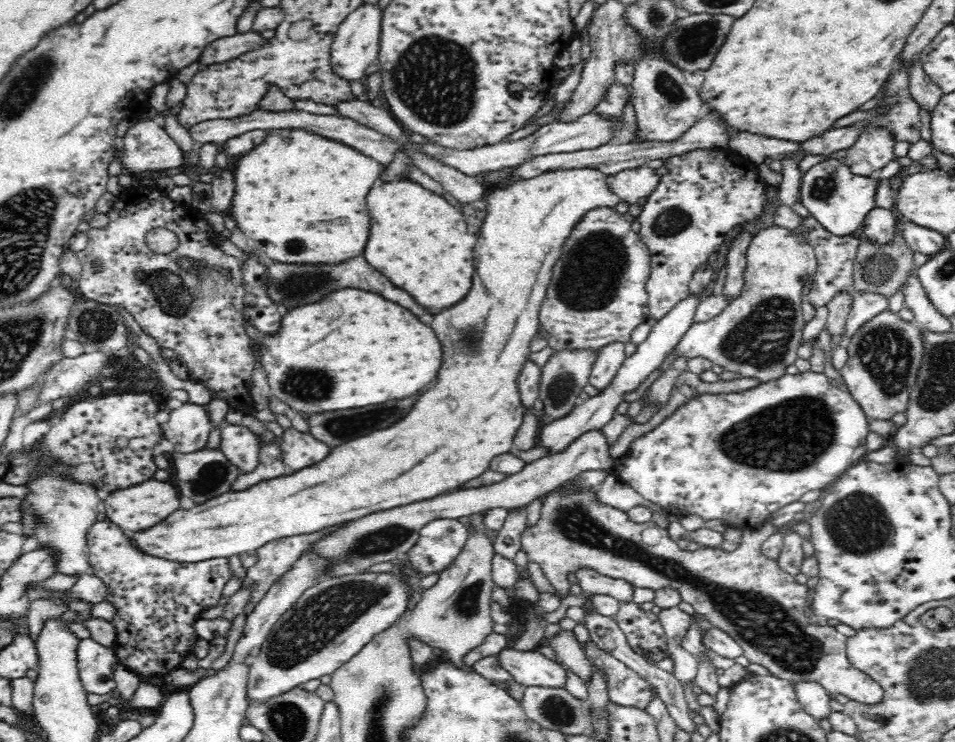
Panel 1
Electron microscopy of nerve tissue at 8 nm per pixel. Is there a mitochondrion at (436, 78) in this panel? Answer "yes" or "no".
yes

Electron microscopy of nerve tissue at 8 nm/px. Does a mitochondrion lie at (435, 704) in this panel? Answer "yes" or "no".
no

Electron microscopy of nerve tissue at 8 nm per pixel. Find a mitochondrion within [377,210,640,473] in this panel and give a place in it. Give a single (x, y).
(589, 278)

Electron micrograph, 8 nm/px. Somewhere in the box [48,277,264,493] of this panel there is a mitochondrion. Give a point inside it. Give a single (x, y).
(99, 324)

